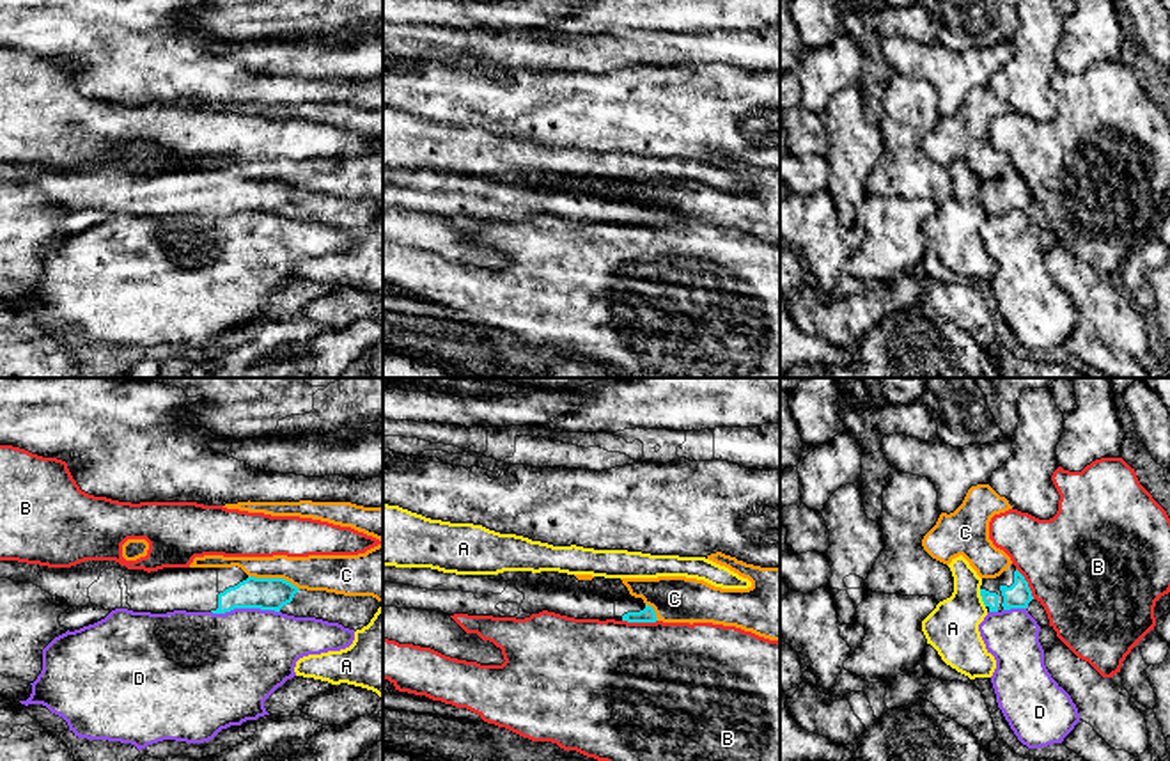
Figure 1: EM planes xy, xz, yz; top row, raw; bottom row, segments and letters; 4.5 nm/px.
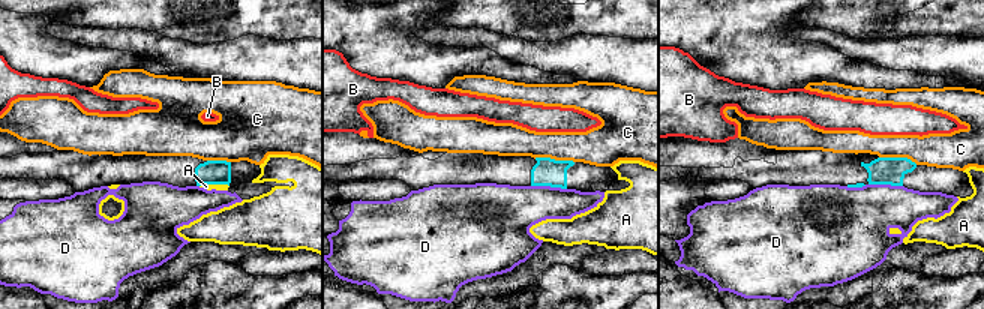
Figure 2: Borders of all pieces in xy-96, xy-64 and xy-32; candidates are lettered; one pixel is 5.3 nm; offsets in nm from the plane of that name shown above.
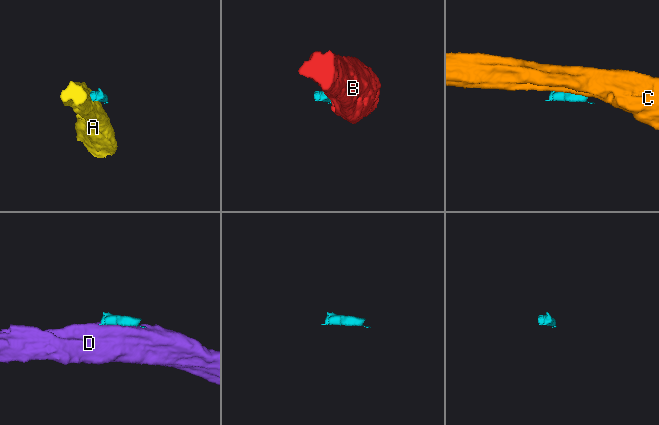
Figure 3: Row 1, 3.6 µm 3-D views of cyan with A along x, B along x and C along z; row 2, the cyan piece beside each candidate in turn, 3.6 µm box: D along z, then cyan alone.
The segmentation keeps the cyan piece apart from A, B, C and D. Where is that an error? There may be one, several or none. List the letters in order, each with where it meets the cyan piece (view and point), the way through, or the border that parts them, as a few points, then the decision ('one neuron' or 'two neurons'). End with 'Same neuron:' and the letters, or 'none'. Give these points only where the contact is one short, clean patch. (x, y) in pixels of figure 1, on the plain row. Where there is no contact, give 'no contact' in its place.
A: meets cyan in yz at (982, 201); border along yz (979, 192), (981, 203), (986, 208); two neurons
B: meets cyan in xz at (640, 224); two neurons
C: meets cyan in xy at (273, 181); two neurons
D: meets cyan in xy at (245, 210); two neurons
Same neuron: none

